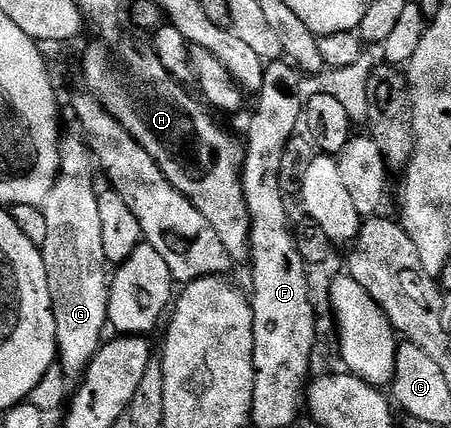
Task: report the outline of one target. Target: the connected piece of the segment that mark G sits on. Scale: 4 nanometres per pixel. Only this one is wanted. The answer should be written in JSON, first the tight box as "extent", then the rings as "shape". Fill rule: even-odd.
{"extent":[42,135,108,377],"shape":[[[70,135],[59,142],[60,171],[46,202],[42,204],[44,221],[48,221],[48,241],[42,246],[44,269],[48,273],[48,293],[52,297],[56,317],[58,358],[63,373],[78,377],[96,357],[104,342],[102,330],[107,330],[108,262],[104,255],[100,233],[100,214],[97,209],[99,188],[94,188],[96,160],[85,138]]]}

